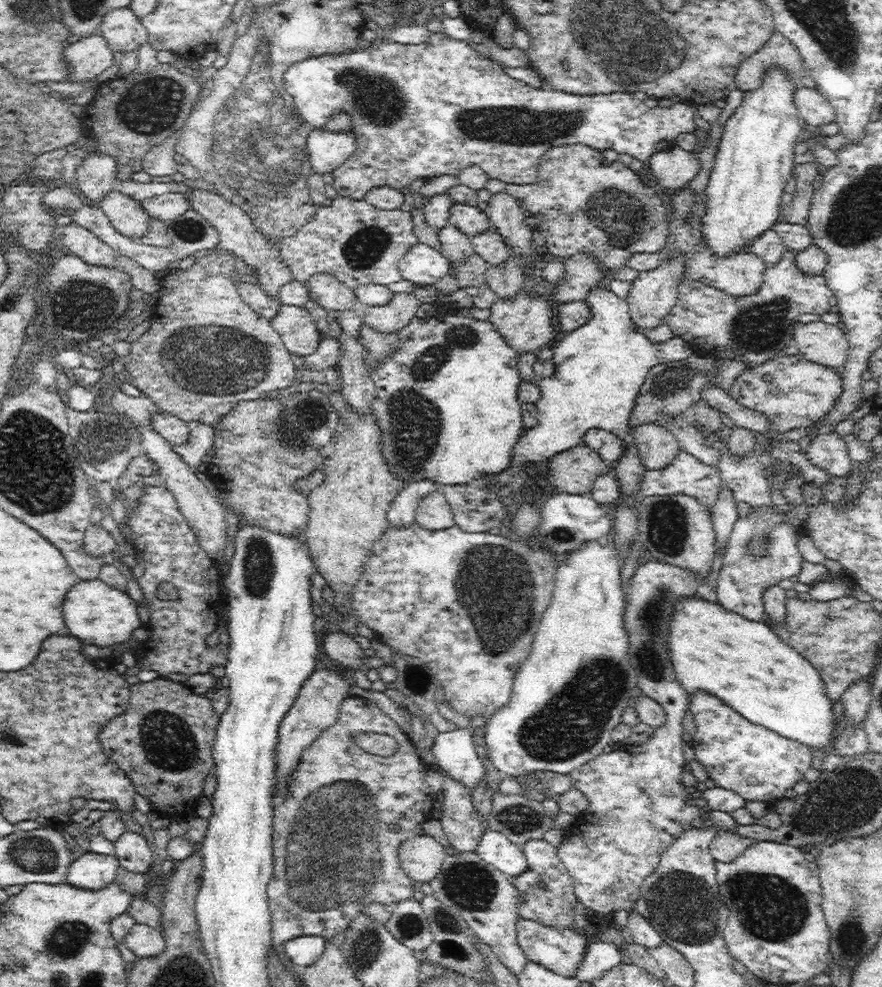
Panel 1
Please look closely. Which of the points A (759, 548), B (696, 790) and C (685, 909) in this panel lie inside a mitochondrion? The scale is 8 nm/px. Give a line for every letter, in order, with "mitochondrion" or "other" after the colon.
A: mitochondrion
B: other
C: mitochondrion

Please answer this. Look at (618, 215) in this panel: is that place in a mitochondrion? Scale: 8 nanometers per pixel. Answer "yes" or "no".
yes

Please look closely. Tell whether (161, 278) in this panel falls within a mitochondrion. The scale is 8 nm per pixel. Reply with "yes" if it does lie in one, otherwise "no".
no

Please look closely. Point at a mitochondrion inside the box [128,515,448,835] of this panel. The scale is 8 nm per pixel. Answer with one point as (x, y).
(169, 744)

